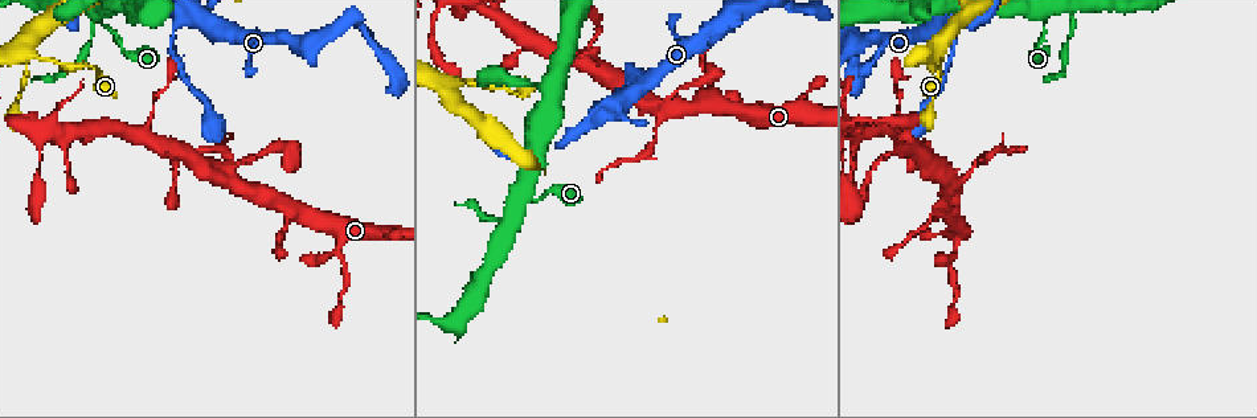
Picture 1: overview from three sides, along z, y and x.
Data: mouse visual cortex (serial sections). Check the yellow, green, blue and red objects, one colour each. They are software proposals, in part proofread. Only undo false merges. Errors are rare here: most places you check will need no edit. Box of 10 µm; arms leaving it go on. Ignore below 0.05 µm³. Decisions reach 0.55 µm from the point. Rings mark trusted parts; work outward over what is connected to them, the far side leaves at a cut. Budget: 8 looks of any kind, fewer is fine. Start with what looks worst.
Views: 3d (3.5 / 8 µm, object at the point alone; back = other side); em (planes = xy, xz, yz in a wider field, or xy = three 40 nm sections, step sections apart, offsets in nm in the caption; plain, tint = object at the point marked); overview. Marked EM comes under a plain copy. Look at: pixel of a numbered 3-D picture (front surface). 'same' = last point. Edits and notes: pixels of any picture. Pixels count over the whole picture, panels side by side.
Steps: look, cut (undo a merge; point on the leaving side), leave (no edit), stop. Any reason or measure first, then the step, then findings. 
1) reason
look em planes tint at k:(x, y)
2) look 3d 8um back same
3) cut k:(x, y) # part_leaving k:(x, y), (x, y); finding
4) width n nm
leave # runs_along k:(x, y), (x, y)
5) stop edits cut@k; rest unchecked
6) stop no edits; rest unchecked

thin arm on a thick one
look 3d 8um at 1:(946, 177)

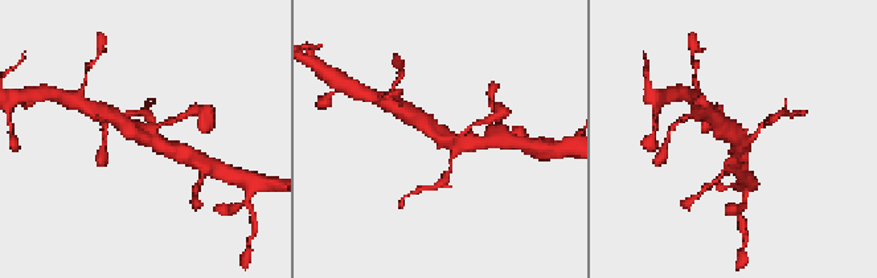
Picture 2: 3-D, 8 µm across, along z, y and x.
closer look
look 3d 3.5um same

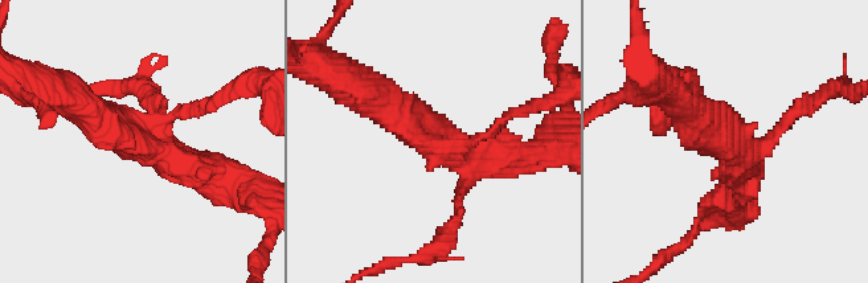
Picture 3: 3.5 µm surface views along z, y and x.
arms 4; arm_widths 150, 150, 400, 400 nm; shape alone is not enough
look em xy step 5 tint at 3:(737, 147)

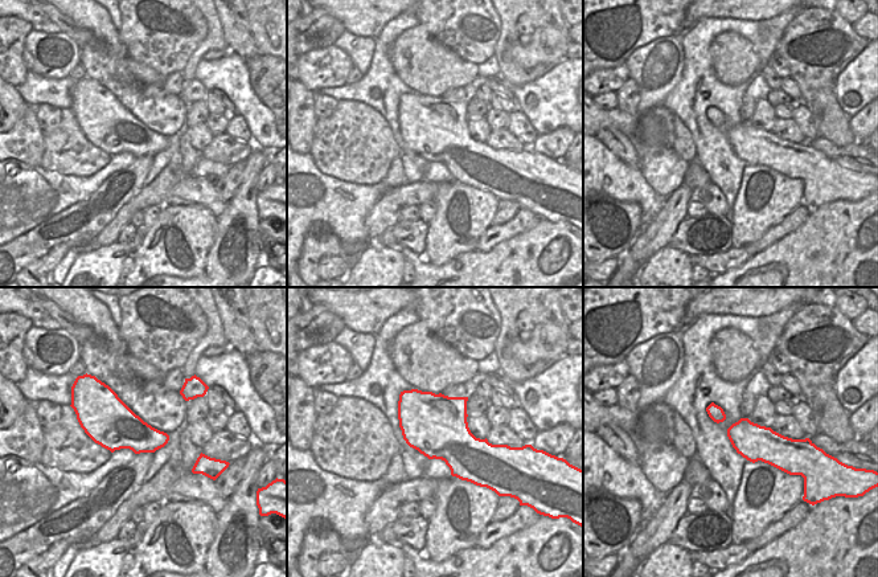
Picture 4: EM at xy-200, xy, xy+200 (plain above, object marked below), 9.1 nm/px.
leave # runs_along 3:(232, 181), (171, 161), (90, 113); continuous, no second cell

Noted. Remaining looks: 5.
sharp bend
look 3d 3.5um at 1:(604, 108)

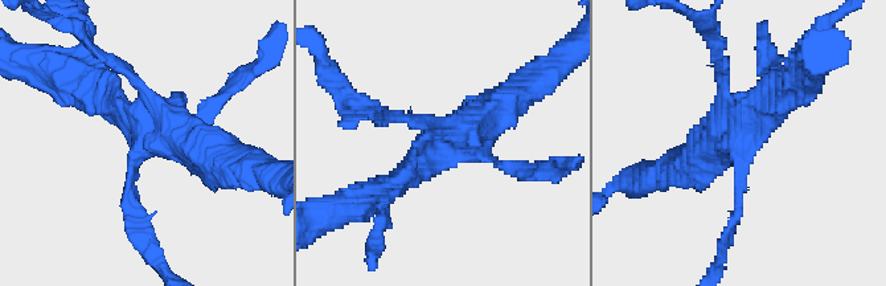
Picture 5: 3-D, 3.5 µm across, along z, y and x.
need the tissue
look em xy step 1 tint at 5:(741, 144)

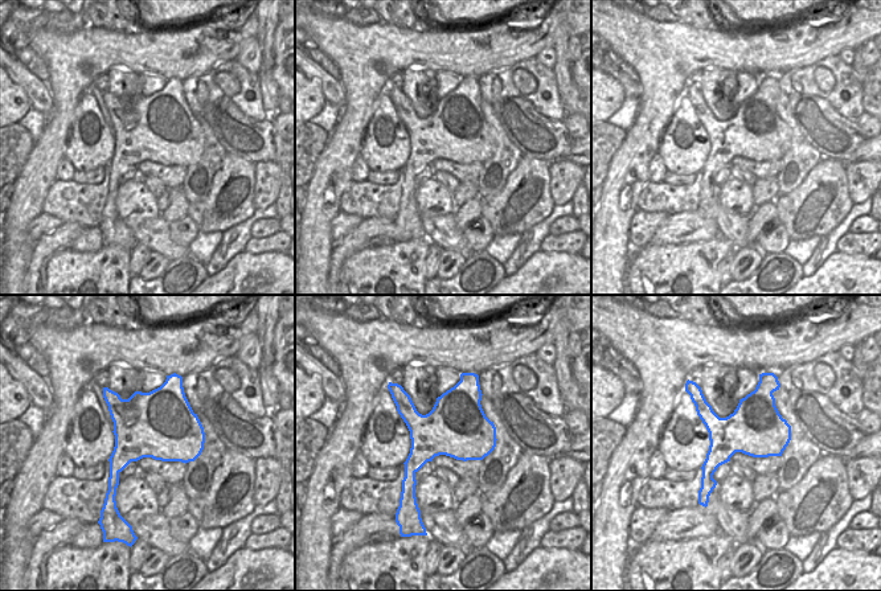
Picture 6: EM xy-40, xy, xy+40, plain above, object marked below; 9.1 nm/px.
leave # runs_along 5:(218, 158), (154, 137), (128, 178), (138, 223); one cell here

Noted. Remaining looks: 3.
thin neck
look 3d 3.5um back at 1:(452, 88)

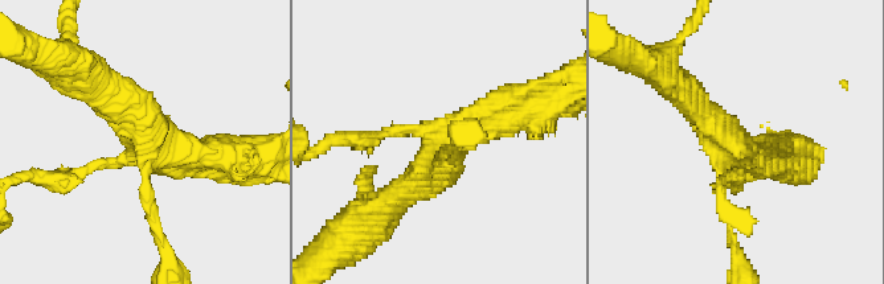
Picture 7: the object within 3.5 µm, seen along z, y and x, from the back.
arms 4; arm_widths 100, 150, 350, 350 nm
look em xy step 5 tint at 7:(443, 142)

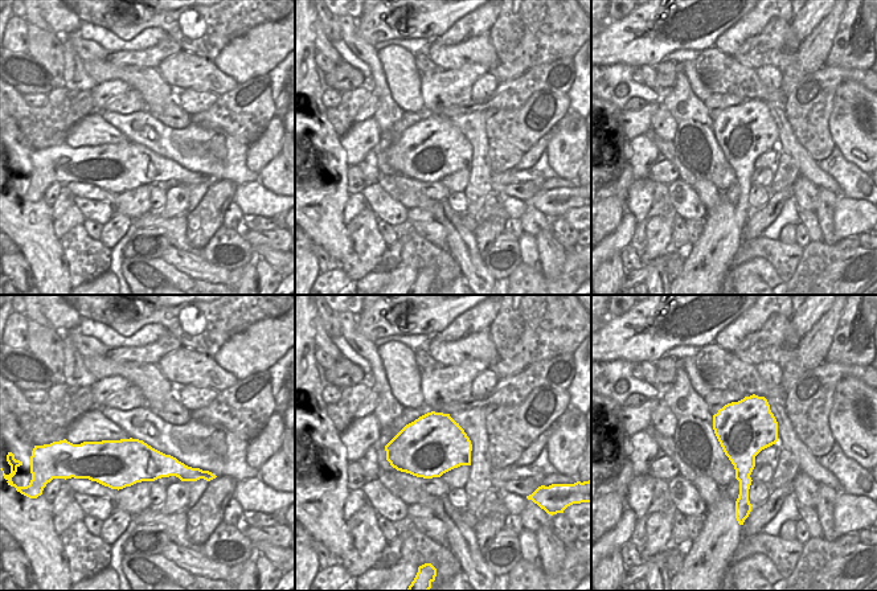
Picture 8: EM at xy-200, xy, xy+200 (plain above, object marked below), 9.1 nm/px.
cut it another way
look em xy step 2 tint same

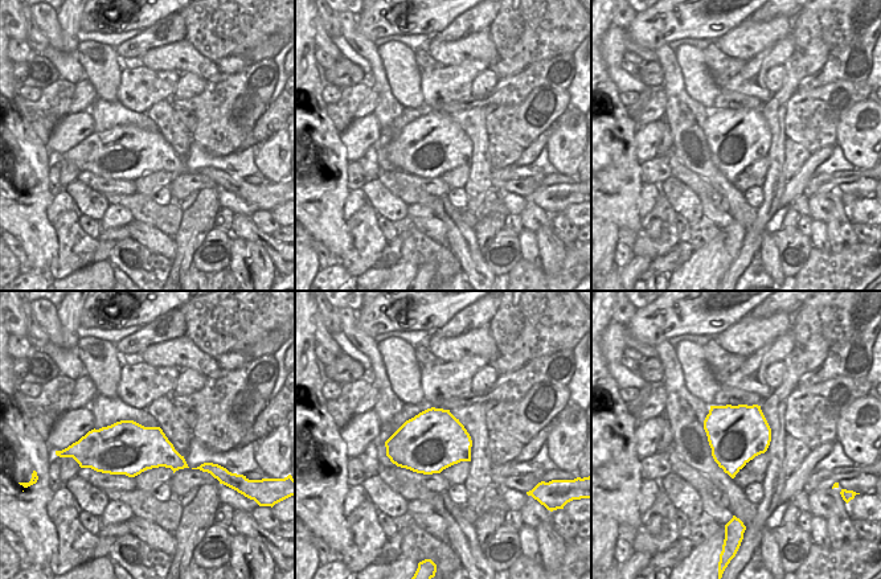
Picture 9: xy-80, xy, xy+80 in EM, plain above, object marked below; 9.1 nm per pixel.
leave # runs_along 7:(737, 178), (748, 159), (683, 90); one cell here

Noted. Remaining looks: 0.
stop no edits; rest unchecked

